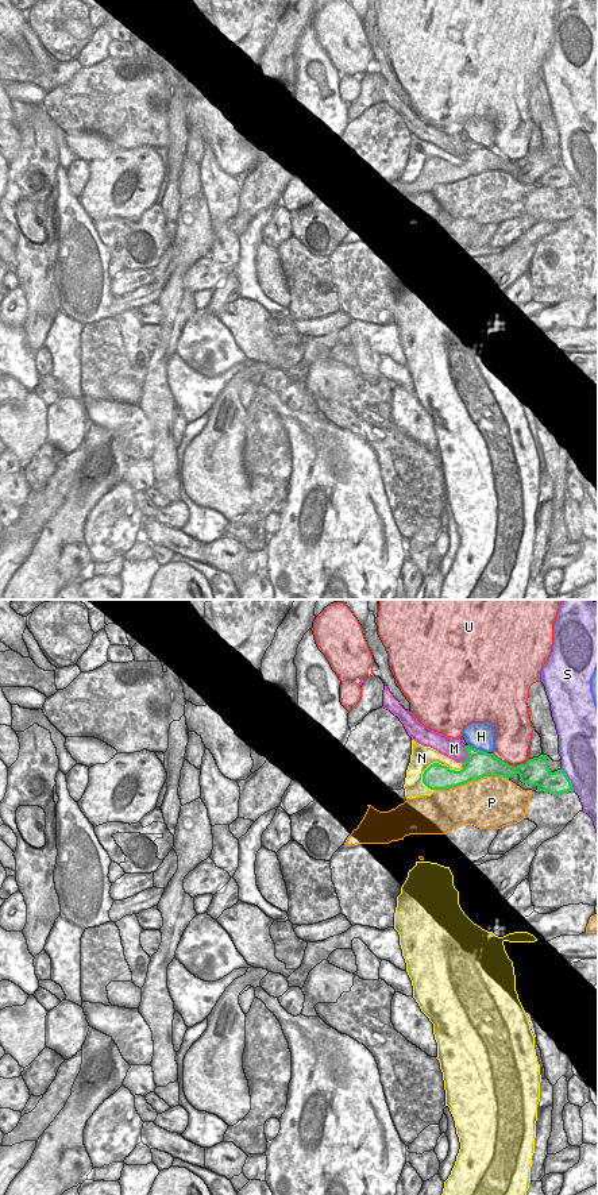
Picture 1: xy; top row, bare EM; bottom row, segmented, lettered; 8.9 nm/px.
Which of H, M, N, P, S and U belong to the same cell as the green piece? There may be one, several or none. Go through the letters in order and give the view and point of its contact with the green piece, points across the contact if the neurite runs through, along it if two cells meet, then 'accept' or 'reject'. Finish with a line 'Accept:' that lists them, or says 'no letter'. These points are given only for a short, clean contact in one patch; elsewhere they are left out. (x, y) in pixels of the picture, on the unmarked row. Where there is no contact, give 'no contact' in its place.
H: xy (478, 145) | along xy (469, 139), (486, 147) | reject
M: xy (467, 150) | across xy (478, 158), (467, 150), (454, 143) | accept
N: xy (439, 160) | reject
P: xy (471, 174) | reject
S: xy (568, 174) | reject
U: xy (512, 161) | reject
Accept: M

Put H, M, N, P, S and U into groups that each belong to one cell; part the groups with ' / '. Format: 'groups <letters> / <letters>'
groups H / M / N / P / S / U

